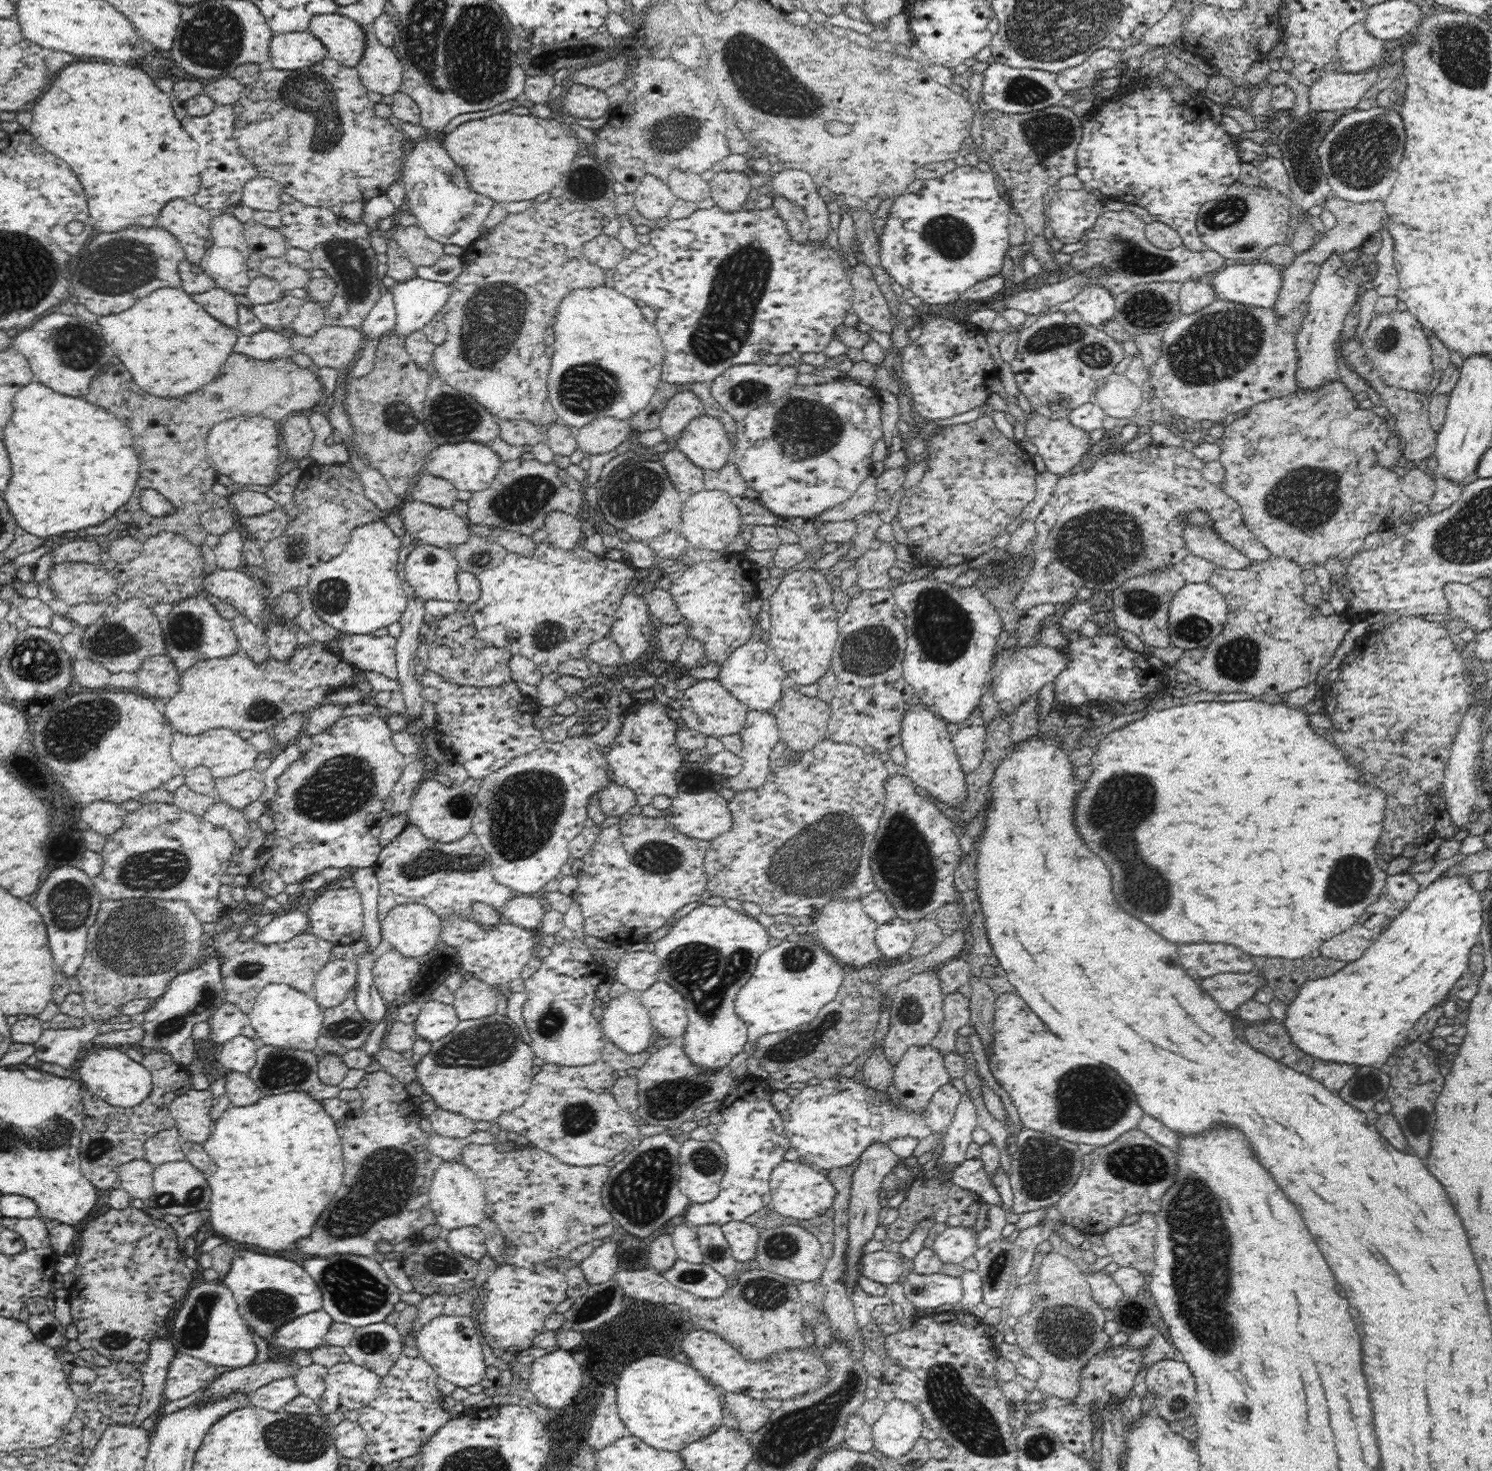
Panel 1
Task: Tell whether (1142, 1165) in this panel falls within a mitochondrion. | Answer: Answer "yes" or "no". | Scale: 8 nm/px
yes

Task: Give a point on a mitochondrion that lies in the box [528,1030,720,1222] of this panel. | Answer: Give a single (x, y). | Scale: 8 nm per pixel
(667, 1101)

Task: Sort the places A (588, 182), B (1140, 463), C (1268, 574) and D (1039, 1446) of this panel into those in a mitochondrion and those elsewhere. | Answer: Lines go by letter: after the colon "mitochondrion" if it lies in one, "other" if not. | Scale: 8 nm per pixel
A: mitochondrion
B: other
C: other
D: mitochondrion

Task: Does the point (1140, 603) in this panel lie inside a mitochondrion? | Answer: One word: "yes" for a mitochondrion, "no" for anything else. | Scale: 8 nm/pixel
yes

